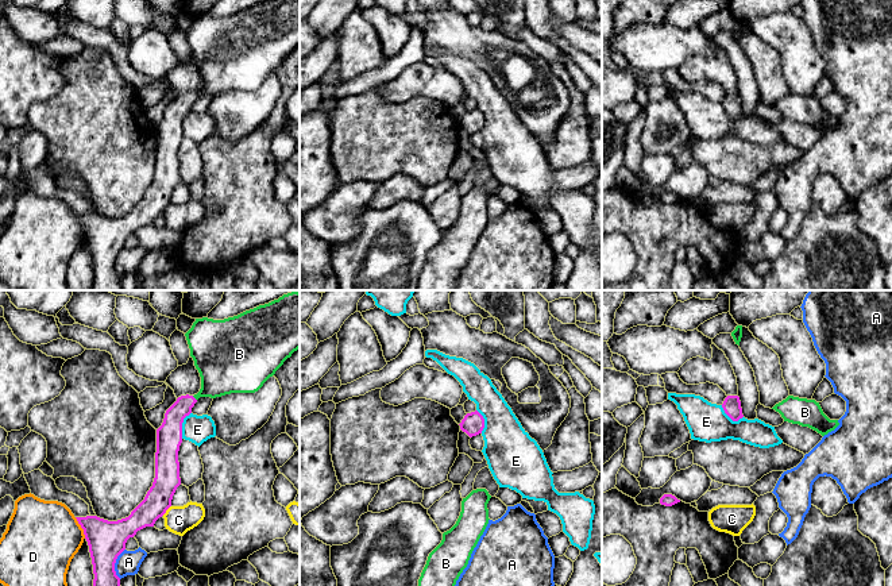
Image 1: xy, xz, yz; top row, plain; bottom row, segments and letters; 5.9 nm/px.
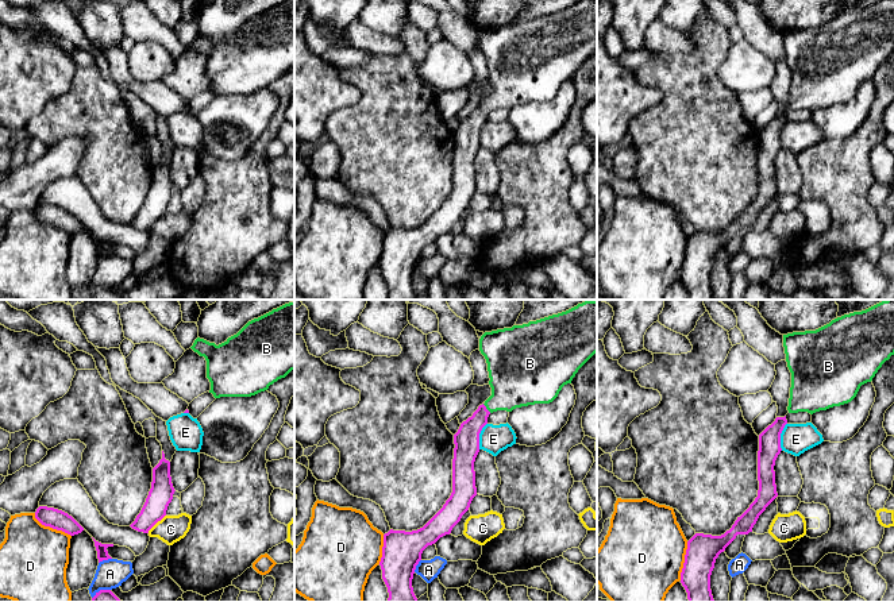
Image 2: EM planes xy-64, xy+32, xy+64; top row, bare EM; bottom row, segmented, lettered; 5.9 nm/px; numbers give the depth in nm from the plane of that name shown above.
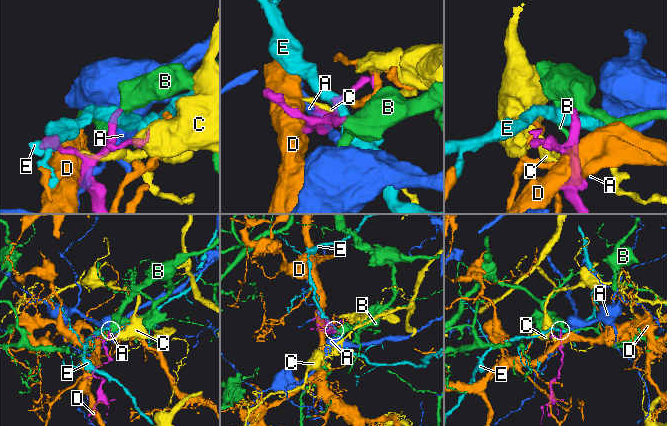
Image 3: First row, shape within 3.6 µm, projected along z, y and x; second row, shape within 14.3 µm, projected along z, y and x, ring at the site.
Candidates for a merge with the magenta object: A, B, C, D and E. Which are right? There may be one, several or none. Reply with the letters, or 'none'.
B

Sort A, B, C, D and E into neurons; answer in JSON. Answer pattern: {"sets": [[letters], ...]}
{"sets": [["A"], ["B"], ["C"], ["D"], ["E"]]}

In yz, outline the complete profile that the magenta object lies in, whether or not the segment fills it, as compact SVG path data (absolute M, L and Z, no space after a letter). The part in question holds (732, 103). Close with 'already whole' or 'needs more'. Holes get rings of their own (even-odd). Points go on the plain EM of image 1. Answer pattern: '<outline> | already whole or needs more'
M727 93L722 101L725 111L733 117L738 119L744 115L741 99L738 93Z | already whole

